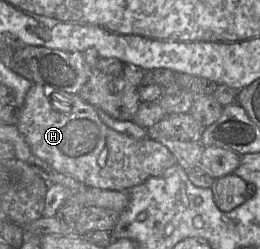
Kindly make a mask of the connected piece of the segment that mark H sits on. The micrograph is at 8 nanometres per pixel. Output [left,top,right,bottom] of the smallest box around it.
[17,84,176,191]

